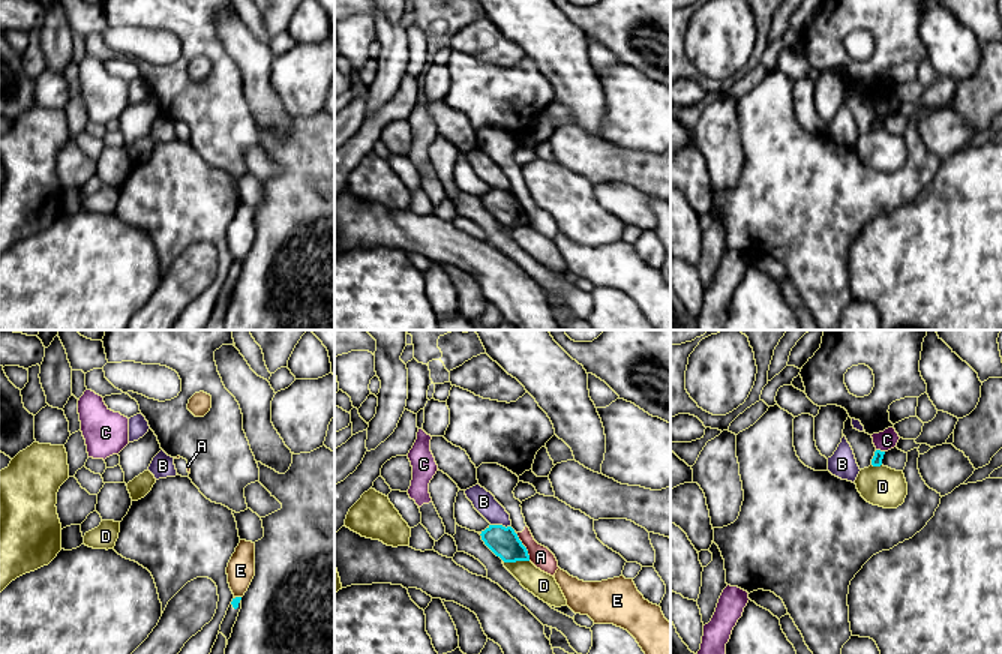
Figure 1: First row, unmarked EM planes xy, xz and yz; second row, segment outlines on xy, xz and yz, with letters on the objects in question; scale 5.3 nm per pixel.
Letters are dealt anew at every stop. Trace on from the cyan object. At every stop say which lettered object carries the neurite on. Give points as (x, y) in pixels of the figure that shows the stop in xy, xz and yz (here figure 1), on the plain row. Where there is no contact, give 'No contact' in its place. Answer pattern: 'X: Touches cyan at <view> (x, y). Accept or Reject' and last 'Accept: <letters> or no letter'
A: Touches cyan at xz (524, 210). Reject
B: Touches cyan at xz (500, 189). Reject
C: Touches cyan at yz (879, 114). Reject
D: Touches cyan at xz (516, 224). Reject
E: Touches cyan at xy (239, 261). Reject
Accept: no letter

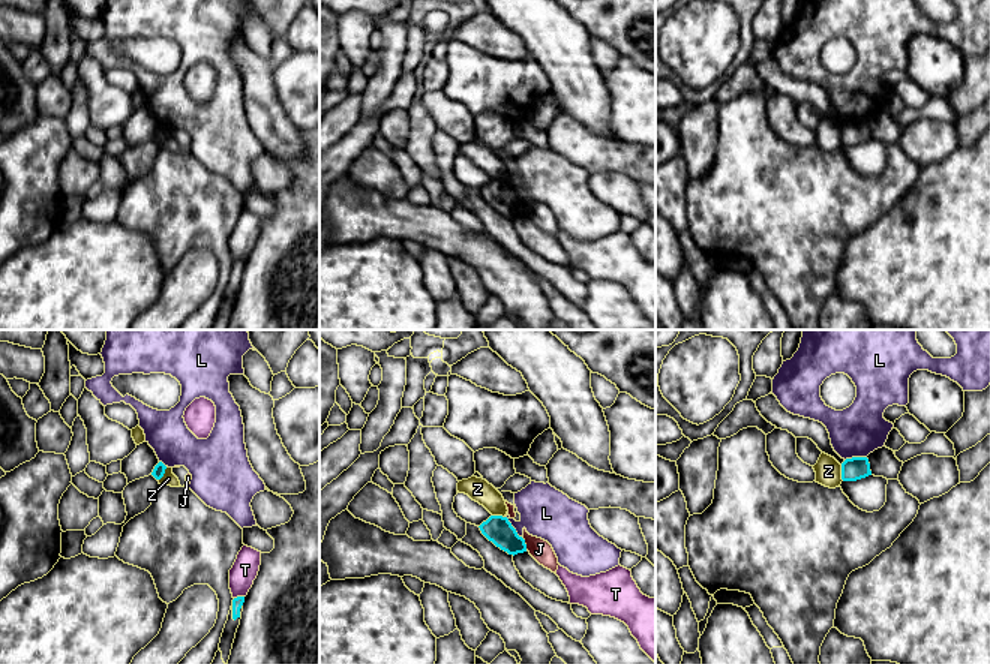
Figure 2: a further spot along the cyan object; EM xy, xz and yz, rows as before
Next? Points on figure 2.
J: Touches cyan at xz (525, 209). Reject
L: Touches cyan at xz (513, 192). Reject
T: Touches cyan at xy (239, 261). Reject
Z: Touches cyan at yz (842, 137). Reject
Accept: no letter

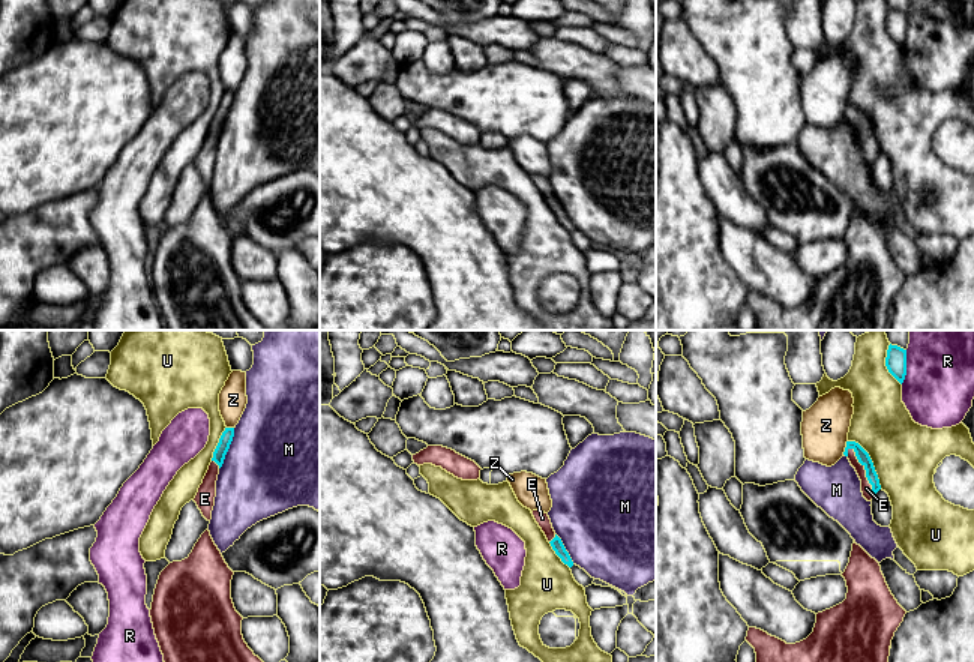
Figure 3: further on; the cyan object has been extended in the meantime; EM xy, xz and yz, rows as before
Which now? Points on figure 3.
E: Touches cyan at yz (866, 135). Accept
M: Touches cyan at xy (228, 111). Reject
R: Touches cyan at yz (905, 30). Reject
U: Touches cyan at yz (871, 125). Reject
Z: Touches cyan at yz (845, 111). Reject
Accept: E

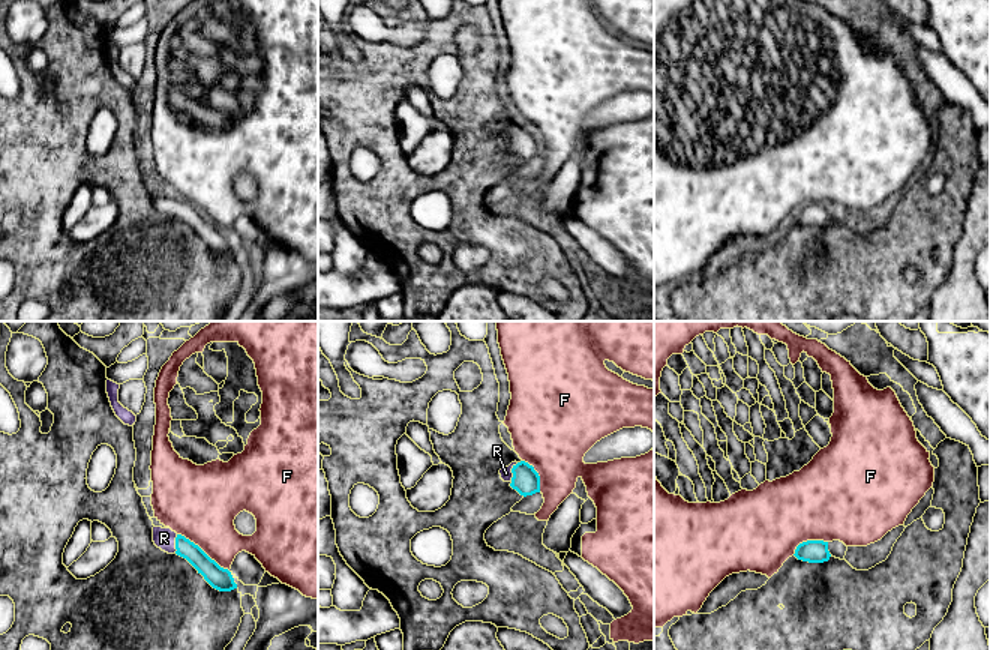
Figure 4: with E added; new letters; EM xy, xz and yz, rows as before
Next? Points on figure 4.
F: Touches cyan at xy (201, 213). Reject
R: Touches cyan at xz (512, 135). Accept
Accept: R

